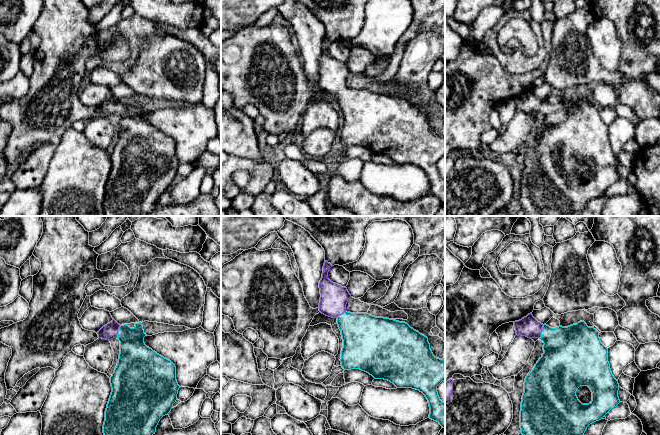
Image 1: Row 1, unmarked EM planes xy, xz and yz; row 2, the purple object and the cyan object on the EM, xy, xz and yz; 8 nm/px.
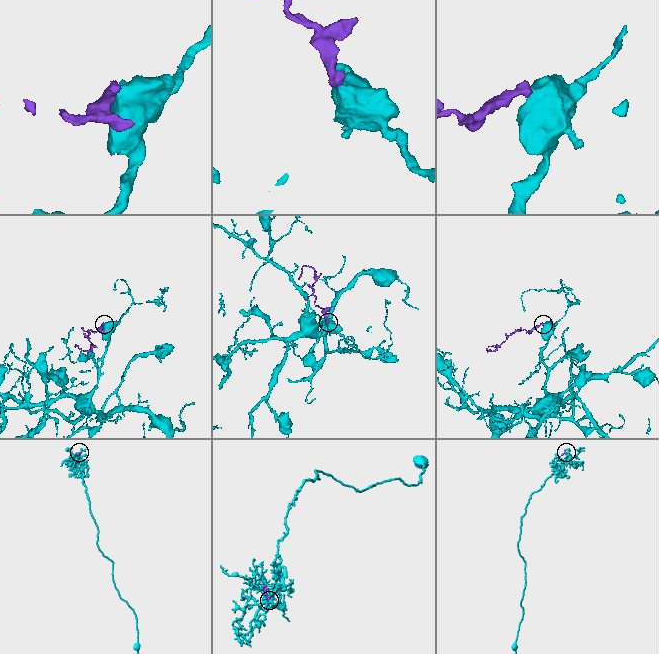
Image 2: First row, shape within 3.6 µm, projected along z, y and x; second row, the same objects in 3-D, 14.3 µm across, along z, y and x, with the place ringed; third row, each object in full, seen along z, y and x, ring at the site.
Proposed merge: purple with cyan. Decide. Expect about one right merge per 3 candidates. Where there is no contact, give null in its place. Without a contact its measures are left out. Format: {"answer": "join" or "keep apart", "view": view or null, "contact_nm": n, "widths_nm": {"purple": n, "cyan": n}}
{"answer": "join", "view": "yz", "contact_nm": 120, "widths_nm": {"purple": 160, "cyan": 360}}

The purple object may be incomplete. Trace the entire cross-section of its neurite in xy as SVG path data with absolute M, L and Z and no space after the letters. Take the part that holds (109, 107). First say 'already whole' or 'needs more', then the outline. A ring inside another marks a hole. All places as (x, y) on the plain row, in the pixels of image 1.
needs more; M114 95L98 107L98 113L111 117L117 114L120 117L120 130L114 149L110 153L112 168L105 187L103 201L104 216L147 216L156 208L160 195L167 191L177 176L180 162L176 156L176 143L168 135L157 130L144 119L142 99L135 99L134 104L128 100L120 101Z

